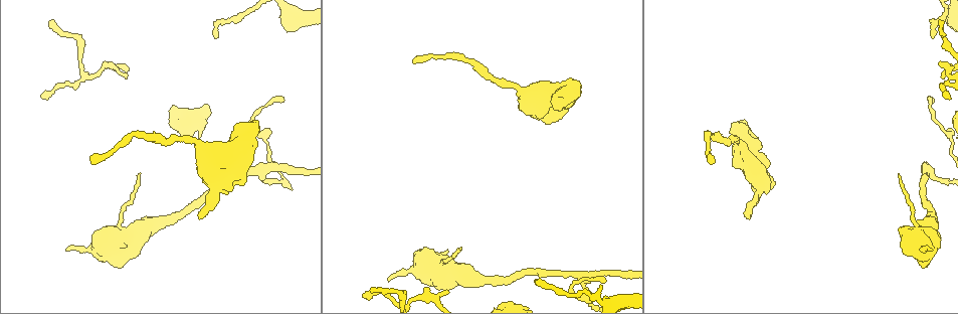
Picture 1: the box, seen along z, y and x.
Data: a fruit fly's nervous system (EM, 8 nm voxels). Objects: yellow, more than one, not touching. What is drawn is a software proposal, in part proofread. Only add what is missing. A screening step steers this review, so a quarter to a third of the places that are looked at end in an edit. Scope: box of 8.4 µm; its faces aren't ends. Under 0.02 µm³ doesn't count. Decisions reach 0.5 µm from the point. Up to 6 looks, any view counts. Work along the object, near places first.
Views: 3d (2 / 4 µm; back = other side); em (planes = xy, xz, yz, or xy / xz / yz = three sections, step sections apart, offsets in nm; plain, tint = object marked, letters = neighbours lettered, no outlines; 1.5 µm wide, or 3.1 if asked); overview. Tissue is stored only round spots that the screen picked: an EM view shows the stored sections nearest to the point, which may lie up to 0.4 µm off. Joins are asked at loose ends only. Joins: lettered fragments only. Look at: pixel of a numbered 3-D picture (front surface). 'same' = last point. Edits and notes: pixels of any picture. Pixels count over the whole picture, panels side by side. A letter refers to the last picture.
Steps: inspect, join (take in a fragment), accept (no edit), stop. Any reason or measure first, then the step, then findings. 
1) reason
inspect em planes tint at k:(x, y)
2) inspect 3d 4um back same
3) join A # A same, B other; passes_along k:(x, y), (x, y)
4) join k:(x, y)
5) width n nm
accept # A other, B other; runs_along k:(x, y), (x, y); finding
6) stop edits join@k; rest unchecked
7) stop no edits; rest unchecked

an open end
inspect 3d 4um at 1:(201, 218)

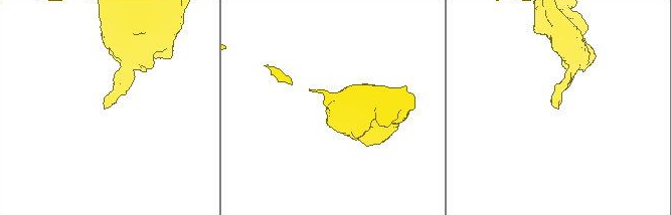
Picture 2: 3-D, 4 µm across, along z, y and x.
inspect em planes letters at 2:(105, 108)

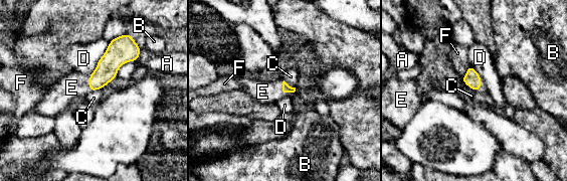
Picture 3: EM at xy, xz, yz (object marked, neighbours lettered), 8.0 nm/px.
join E # A other, B other, C other, D other, E same, F other; passes_along 3:(286, 87), (284, 92), (270, 92); it goes on there

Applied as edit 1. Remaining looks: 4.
see it whole again
inspect overview

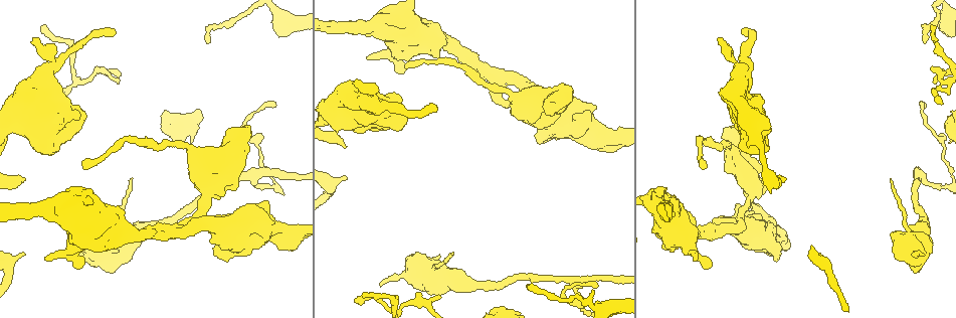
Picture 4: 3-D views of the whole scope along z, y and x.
free end
inspect 3d 4um back at 4:(380, 283)

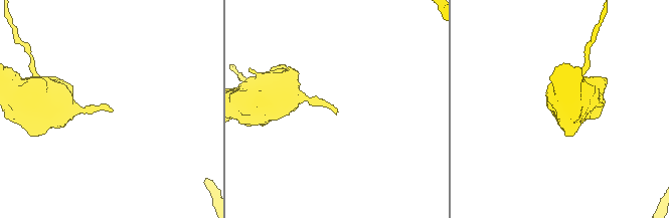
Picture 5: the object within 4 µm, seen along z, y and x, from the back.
now the EM
inspect em planes letters at 5:(337, 110)

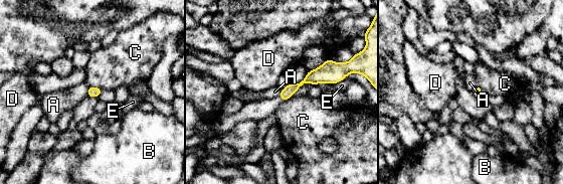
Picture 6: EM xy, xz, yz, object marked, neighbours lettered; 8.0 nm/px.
accept # A other, B other, C other, D other, E other; runs_along 6:(340, 76), (313, 76), (283, 96); none of them fits

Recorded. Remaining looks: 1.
stop edits join@3; rest unchecked

